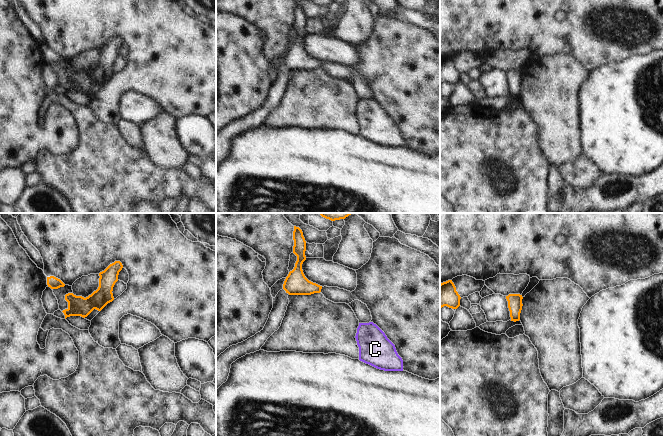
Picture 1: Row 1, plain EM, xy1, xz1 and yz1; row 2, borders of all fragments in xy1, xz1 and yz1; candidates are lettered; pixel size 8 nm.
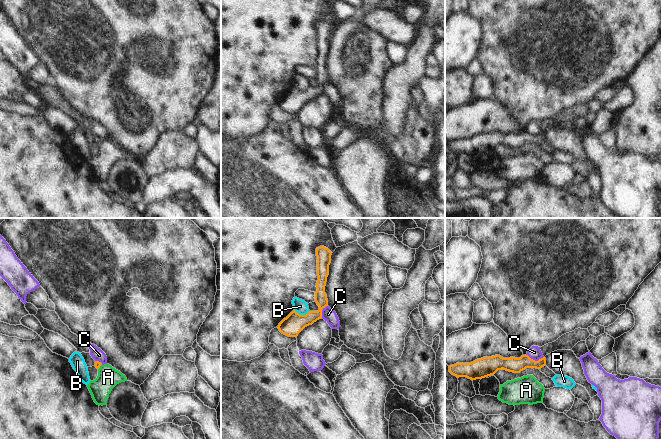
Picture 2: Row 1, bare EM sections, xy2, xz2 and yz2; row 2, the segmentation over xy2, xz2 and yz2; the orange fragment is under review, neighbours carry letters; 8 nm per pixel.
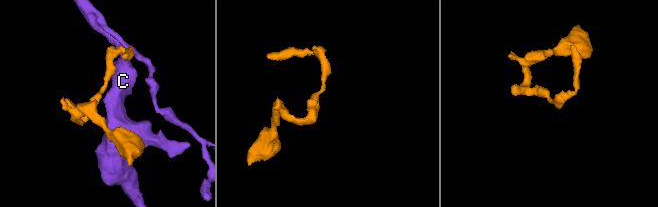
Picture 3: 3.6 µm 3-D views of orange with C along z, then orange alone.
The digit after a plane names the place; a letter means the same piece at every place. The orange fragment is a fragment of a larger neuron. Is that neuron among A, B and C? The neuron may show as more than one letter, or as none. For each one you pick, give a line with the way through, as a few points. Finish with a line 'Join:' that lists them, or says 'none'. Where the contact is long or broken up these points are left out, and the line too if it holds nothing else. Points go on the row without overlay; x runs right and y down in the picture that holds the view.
Join: none

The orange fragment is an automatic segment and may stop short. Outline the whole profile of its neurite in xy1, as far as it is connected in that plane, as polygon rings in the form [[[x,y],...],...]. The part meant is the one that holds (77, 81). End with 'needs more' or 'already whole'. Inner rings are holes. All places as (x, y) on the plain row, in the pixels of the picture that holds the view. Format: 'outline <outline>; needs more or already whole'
outline [[[115,37],[110,40],[104,47],[99,49],[99,63],[91,71],[84,74],[76,72],[73,69],[65,71],[65,76],[68,78],[68,84],[54,88],[54,92],[66,95],[70,92],[87,93],[94,85],[101,87],[108,79],[114,76],[113,63],[118,57],[119,48],[123,41],[120,37]]]; needs more

